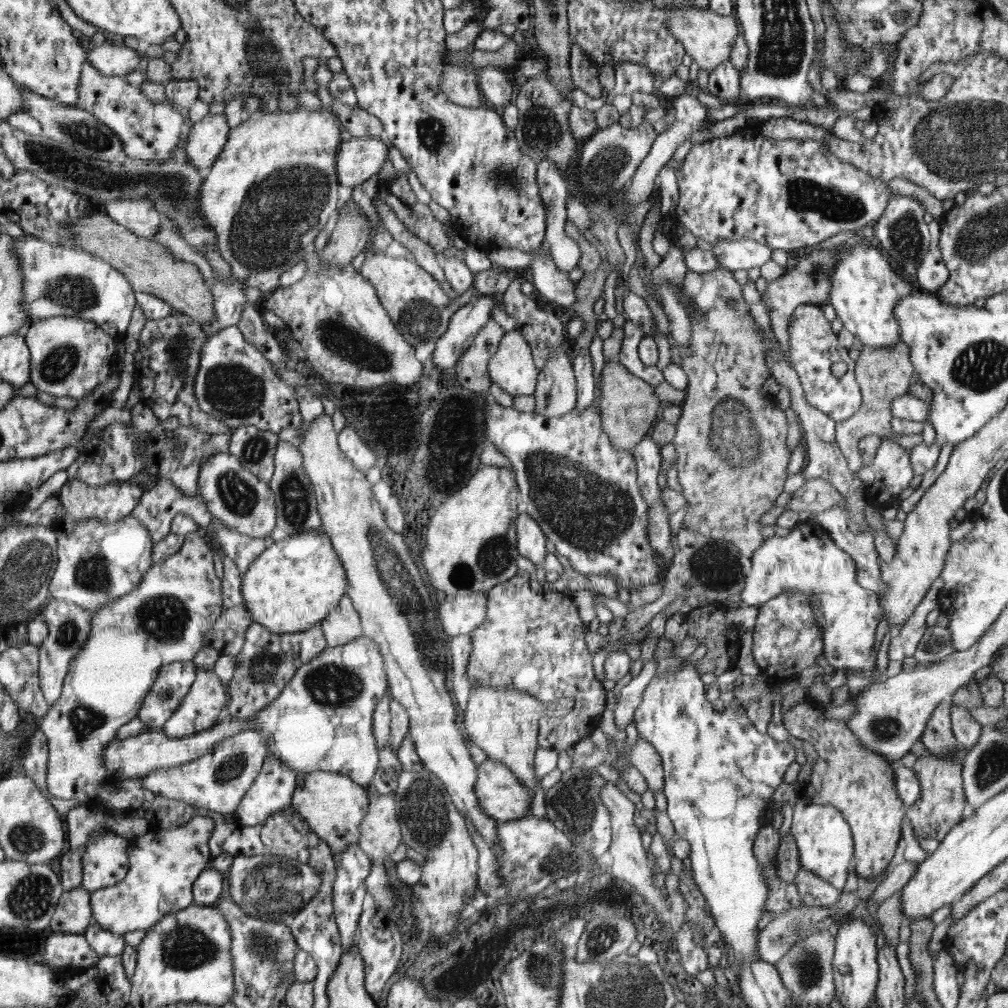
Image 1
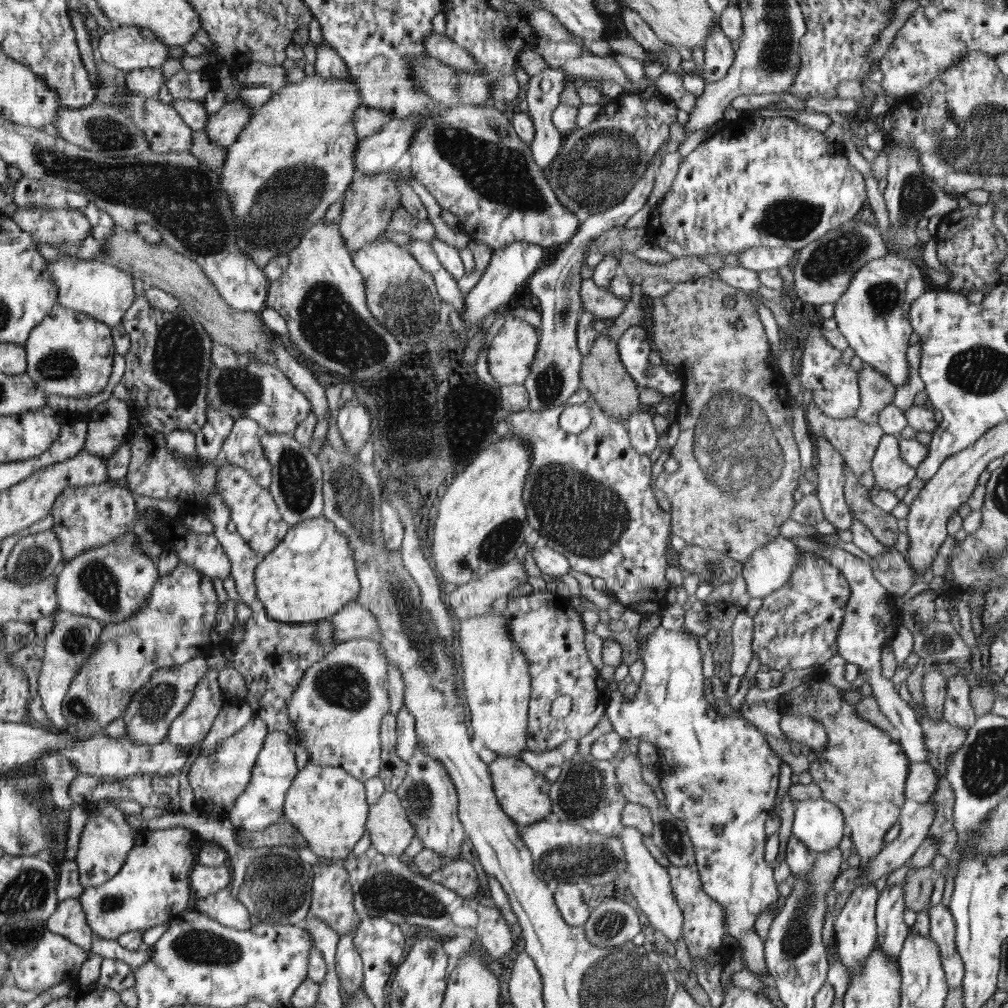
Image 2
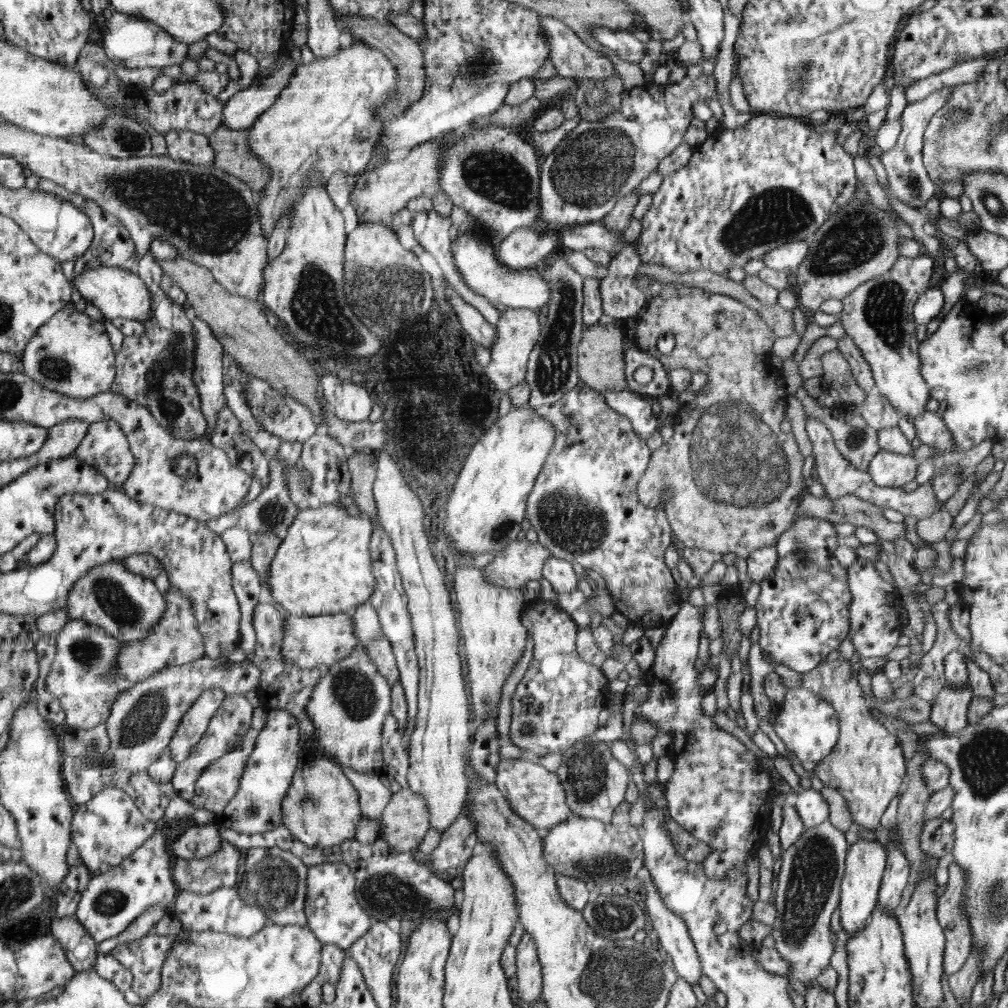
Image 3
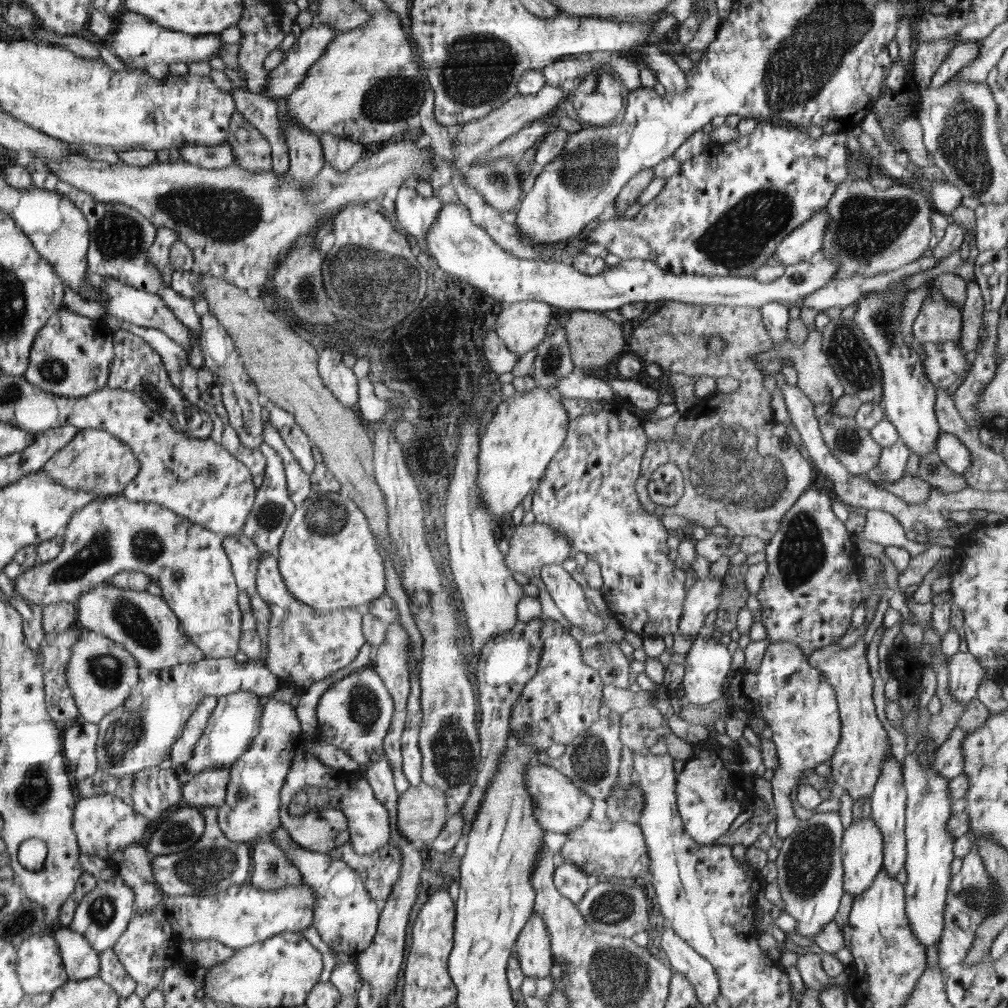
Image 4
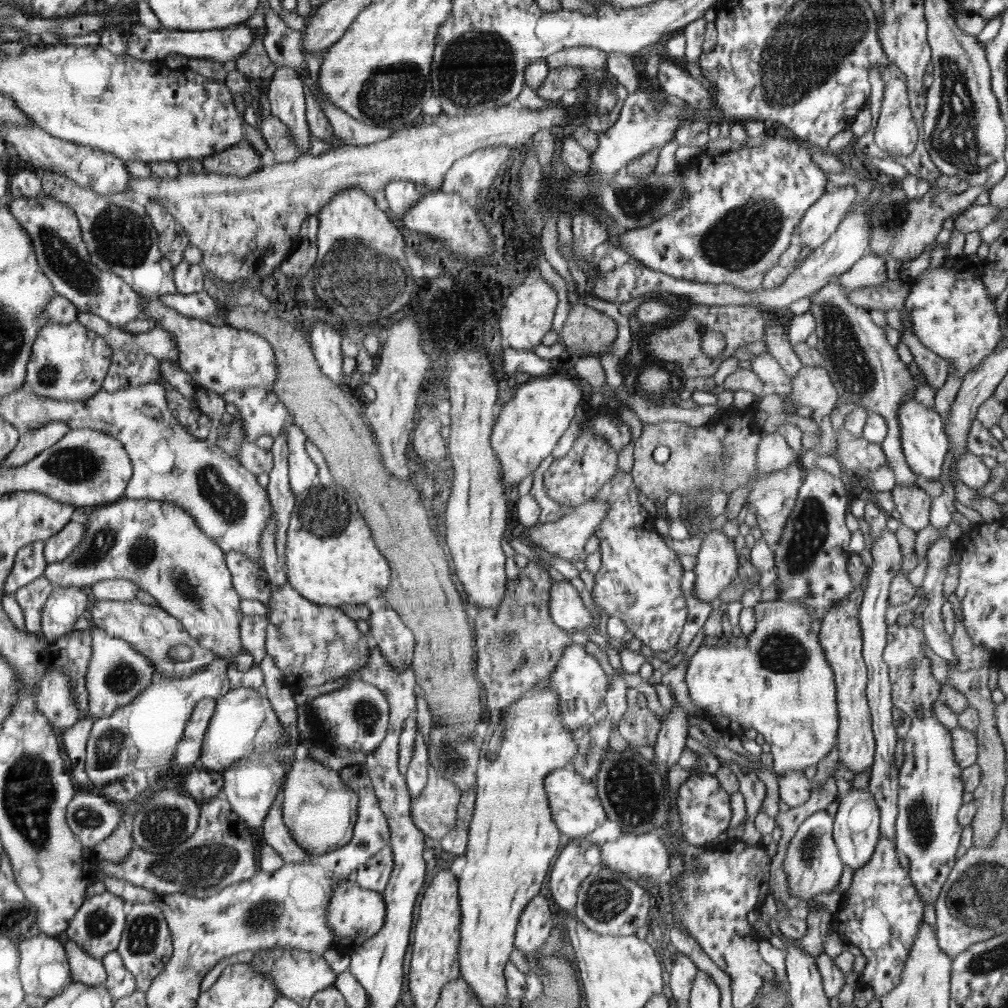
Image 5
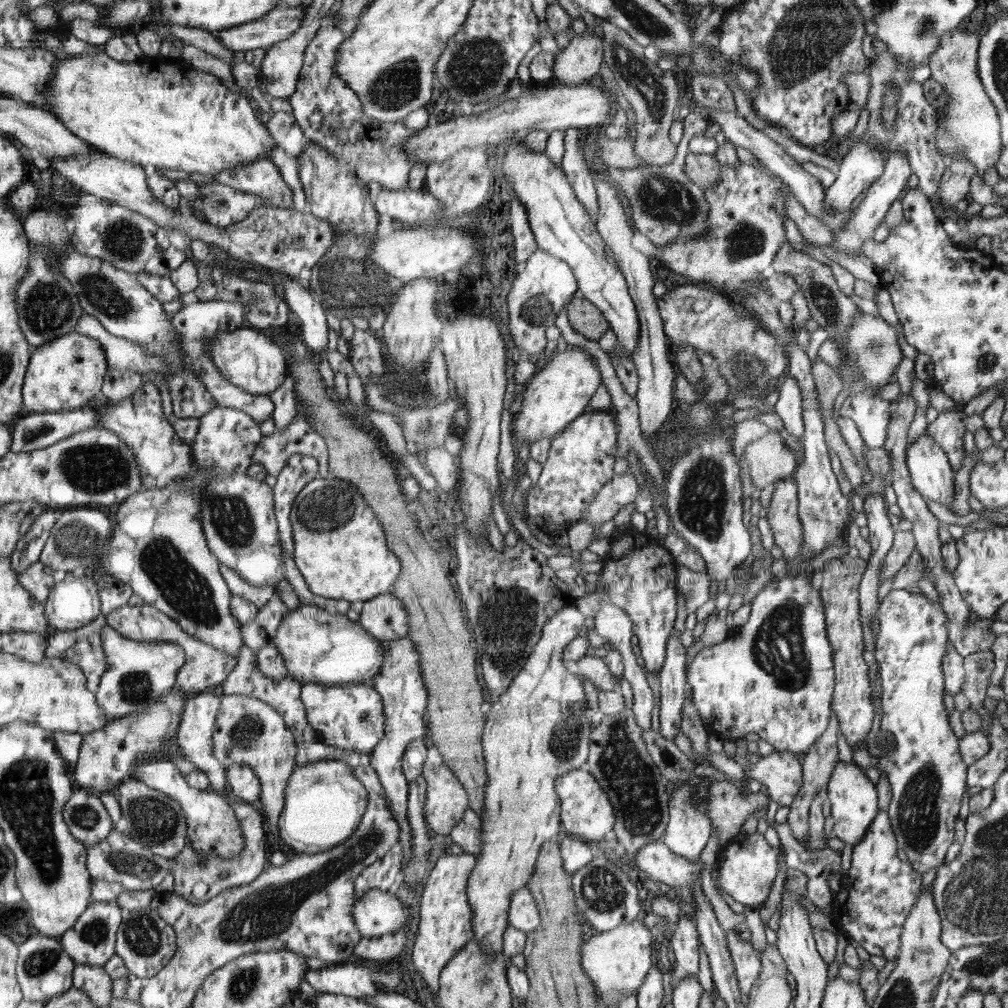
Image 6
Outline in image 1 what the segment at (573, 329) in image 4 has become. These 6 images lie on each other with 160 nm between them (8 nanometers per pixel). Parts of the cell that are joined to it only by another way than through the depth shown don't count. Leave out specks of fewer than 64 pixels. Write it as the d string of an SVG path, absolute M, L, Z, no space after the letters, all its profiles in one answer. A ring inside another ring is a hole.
M606 361L602 370L602 386L600 386L601 424L604 432L611 438L612 446L618 450L634 453L634 448L644 440L644 434L654 424L660 400L655 395L655 386L628 372L618 361Z

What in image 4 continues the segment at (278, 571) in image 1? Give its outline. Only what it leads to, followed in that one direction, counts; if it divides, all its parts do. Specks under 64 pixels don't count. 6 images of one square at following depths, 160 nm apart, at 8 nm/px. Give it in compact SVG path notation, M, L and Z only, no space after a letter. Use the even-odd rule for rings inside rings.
M343 491L313 494L301 503L290 518L279 546L279 571L287 588L304 604L317 612L331 612L346 607L366 608L378 596L382 596L384 582L384 560L378 548L378 541L371 531L366 514Z

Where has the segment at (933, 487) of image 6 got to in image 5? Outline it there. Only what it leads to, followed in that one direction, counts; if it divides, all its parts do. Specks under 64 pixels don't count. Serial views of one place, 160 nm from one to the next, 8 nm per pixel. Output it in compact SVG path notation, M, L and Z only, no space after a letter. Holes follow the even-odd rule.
M915 394L908 395L902 401L902 407L898 409L898 422L900 422L902 450L910 470L924 478L940 480L949 443L944 431L943 418L936 412L936 408L926 408L916 402Z

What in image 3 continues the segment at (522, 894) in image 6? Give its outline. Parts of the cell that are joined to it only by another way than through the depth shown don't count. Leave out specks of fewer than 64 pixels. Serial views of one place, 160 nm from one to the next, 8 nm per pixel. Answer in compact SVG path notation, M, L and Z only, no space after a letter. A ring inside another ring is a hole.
M524 933L516 951L518 997L530 1006L543 998L543 966L535 940Z

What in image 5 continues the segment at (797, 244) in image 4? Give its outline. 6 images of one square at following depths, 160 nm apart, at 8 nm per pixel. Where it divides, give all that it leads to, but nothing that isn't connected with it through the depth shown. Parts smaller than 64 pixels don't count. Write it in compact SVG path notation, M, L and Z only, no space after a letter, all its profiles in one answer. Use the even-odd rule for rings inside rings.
M854 186L827 188L808 208L795 229L800 235L802 247L810 246L814 250L830 238L859 196Z

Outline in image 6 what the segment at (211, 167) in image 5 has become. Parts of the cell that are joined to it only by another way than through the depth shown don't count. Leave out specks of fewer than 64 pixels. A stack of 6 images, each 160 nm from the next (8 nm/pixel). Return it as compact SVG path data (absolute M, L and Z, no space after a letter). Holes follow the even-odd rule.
M268 157L222 170L214 176L214 180L222 185L238 188L244 193L265 198L270 207L292 207L294 202L292 190L285 184L278 167Z

